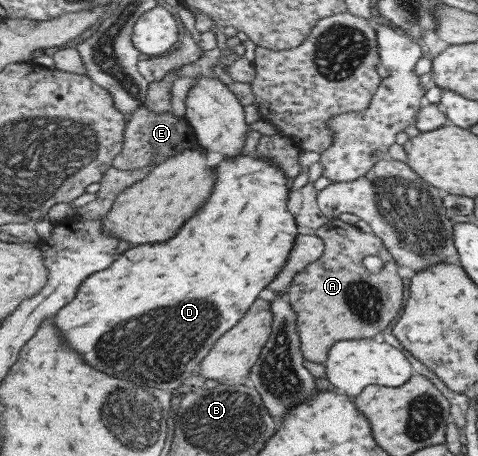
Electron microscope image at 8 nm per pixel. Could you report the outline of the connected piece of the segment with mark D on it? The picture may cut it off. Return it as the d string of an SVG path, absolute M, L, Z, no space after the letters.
M238 155L232 158L220 157L217 159L216 182L213 195L207 199L203 209L199 209L199 213L191 221L187 221L187 225L177 233L177 237L173 237L171 241L163 243L161 249L153 249L153 245L147 243L139 245L139 247L129 248L118 256L109 268L88 277L86 283L78 289L78 296L71 301L71 305L67 304L65 308L57 313L55 322L62 329L66 344L71 345L75 351L83 353L83 357L87 357L87 361L91 361L91 365L95 365L97 369L103 369L105 373L111 373L111 375L121 379L121 353L123 353L123 379L137 381L140 385L154 387L166 392L181 387L183 381L189 379L197 371L197 367L209 355L209 351L213 349L215 343L218 343L218 339L242 320L241 317L246 315L259 299L259 293L263 289L268 289L269 285L274 283L282 272L281 269L290 260L291 252L294 251L296 241L298 241L300 229L297 227L296 215L293 215L287 209L291 179L286 177L286 171L267 158Z

